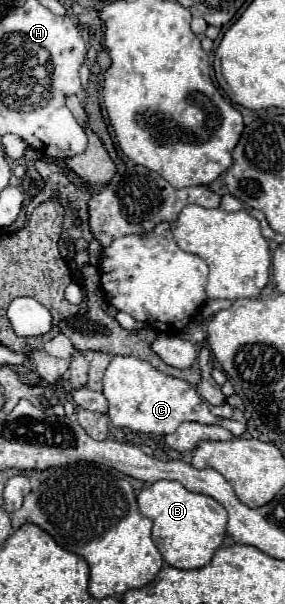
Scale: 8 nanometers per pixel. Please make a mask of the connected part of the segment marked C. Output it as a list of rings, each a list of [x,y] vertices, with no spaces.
[[[116,355],[112,363],[106,369],[104,375],[104,397],[110,403],[108,417],[116,427],[130,429],[134,433],[154,433],[154,435],[168,435],[178,429],[184,421],[196,421],[196,423],[208,423],[208,425],[222,425],[232,435],[242,435],[246,431],[246,425],[236,419],[222,419],[214,417],[210,413],[210,405],[198,395],[196,387],[176,379],[168,377],[160,371],[156,371],[150,363],[140,361],[136,357],[120,357]]]

